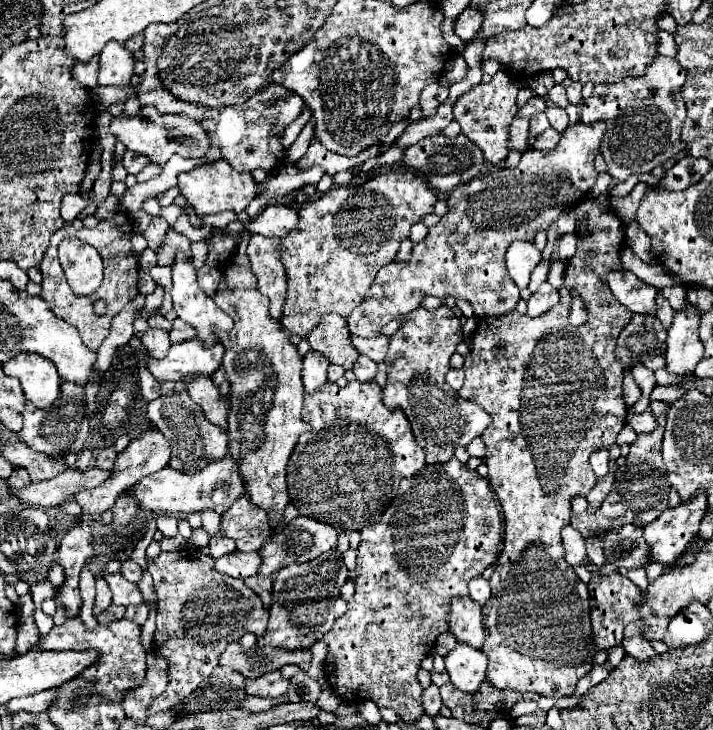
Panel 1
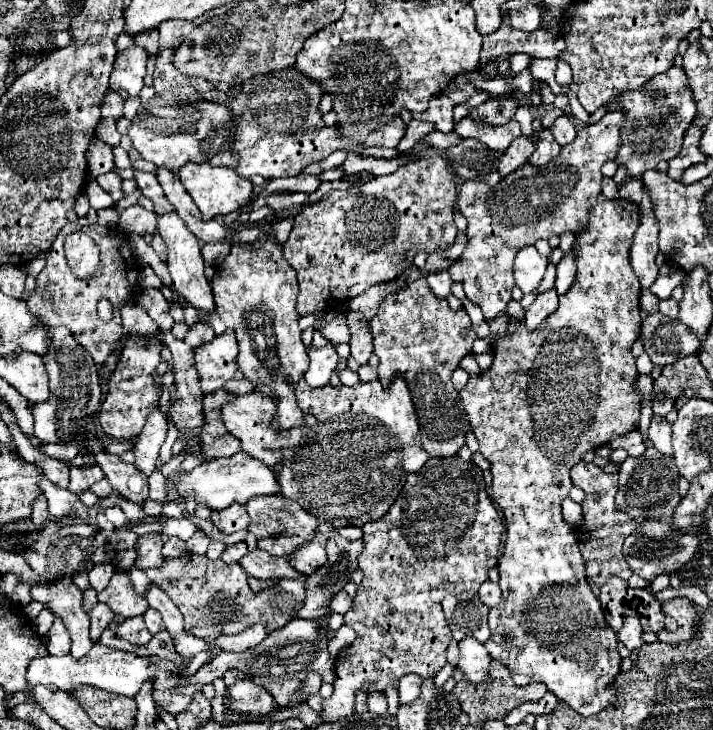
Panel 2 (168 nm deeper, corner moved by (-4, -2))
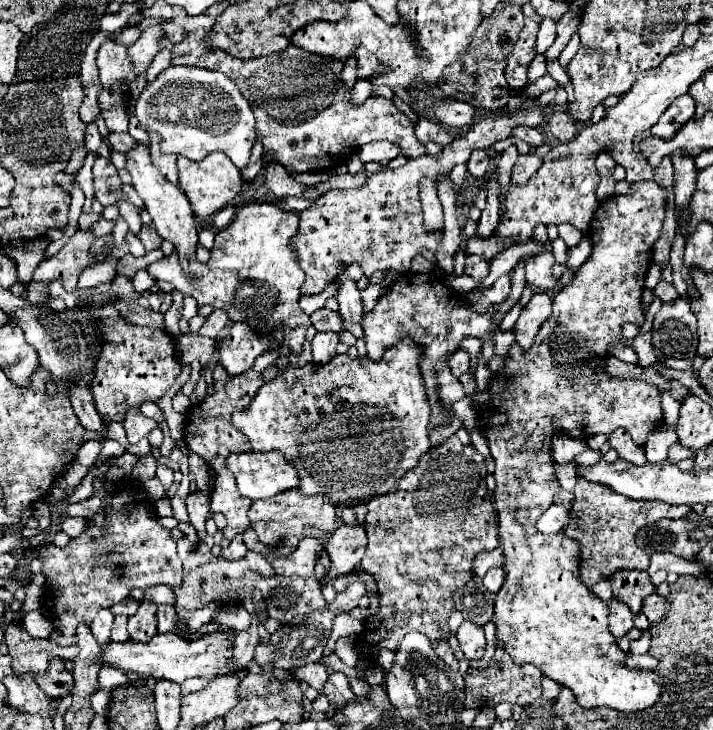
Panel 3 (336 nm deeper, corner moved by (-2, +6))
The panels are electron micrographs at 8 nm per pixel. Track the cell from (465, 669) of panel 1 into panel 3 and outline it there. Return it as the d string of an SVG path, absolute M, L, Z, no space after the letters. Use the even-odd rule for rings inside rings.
M463 622L457 630L457 640L467 660L481 660L485 654L485 634L483 628L477 624Z

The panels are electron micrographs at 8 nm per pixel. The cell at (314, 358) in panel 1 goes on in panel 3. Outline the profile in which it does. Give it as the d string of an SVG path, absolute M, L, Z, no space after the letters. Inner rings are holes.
M317 332L311 342L313 364L327 364L335 356L335 346L339 344L339 336L335 332Z

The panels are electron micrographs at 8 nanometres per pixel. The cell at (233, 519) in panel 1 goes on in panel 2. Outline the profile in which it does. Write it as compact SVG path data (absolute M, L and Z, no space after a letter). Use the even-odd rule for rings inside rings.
M257 496L247 502L247 512L251 516L249 532L257 534L259 538L259 548L269 552L271 556L291 556L293 552L299 550L299 544L307 544L317 532L319 520L311 516L307 510L303 510L295 500L289 500L285 496Z

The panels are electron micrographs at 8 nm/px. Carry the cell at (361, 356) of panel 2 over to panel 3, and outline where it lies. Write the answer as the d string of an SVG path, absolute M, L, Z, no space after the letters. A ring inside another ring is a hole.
M343 270L339 272L341 276L341 288L337 294L339 300L339 314L345 322L349 324L361 324L363 322L363 300L361 300L361 292L357 290L355 282L343 276Z

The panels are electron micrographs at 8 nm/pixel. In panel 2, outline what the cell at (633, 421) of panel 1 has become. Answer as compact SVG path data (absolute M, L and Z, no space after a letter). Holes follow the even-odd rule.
M653 416L651 426L649 426L649 438L653 440L655 448L663 452L665 456L673 456L673 446L671 446L671 424L665 418Z

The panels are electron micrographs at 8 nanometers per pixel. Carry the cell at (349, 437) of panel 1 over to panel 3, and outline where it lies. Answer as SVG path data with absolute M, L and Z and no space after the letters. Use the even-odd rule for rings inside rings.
M399 340L393 348L389 348L383 354L381 362L373 362L369 358L363 358L363 360L355 358L355 360L351 360L347 354L339 354L329 364L323 364L323 366L305 364L301 368L295 368L295 366L289 364L275 380L271 380L271 382L267 382L267 384L263 384L259 388L259 392L253 396L251 404L245 410L233 410L231 422L249 438L253 452L271 452L271 450L281 452L297 468L297 472L299 472L299 486L297 488L303 494L307 494L307 496L323 496L323 498L331 500L335 506L343 506L343 508L367 504L373 496L381 496L381 494L393 492L397 488L399 480L403 478L403 474L407 470L411 470L413 466L417 466L419 456L425 454L431 448L429 434L427 434L429 404L425 402L425 384L423 384L421 374L419 374L419 356L421 356L421 350L413 344L413 340Z

